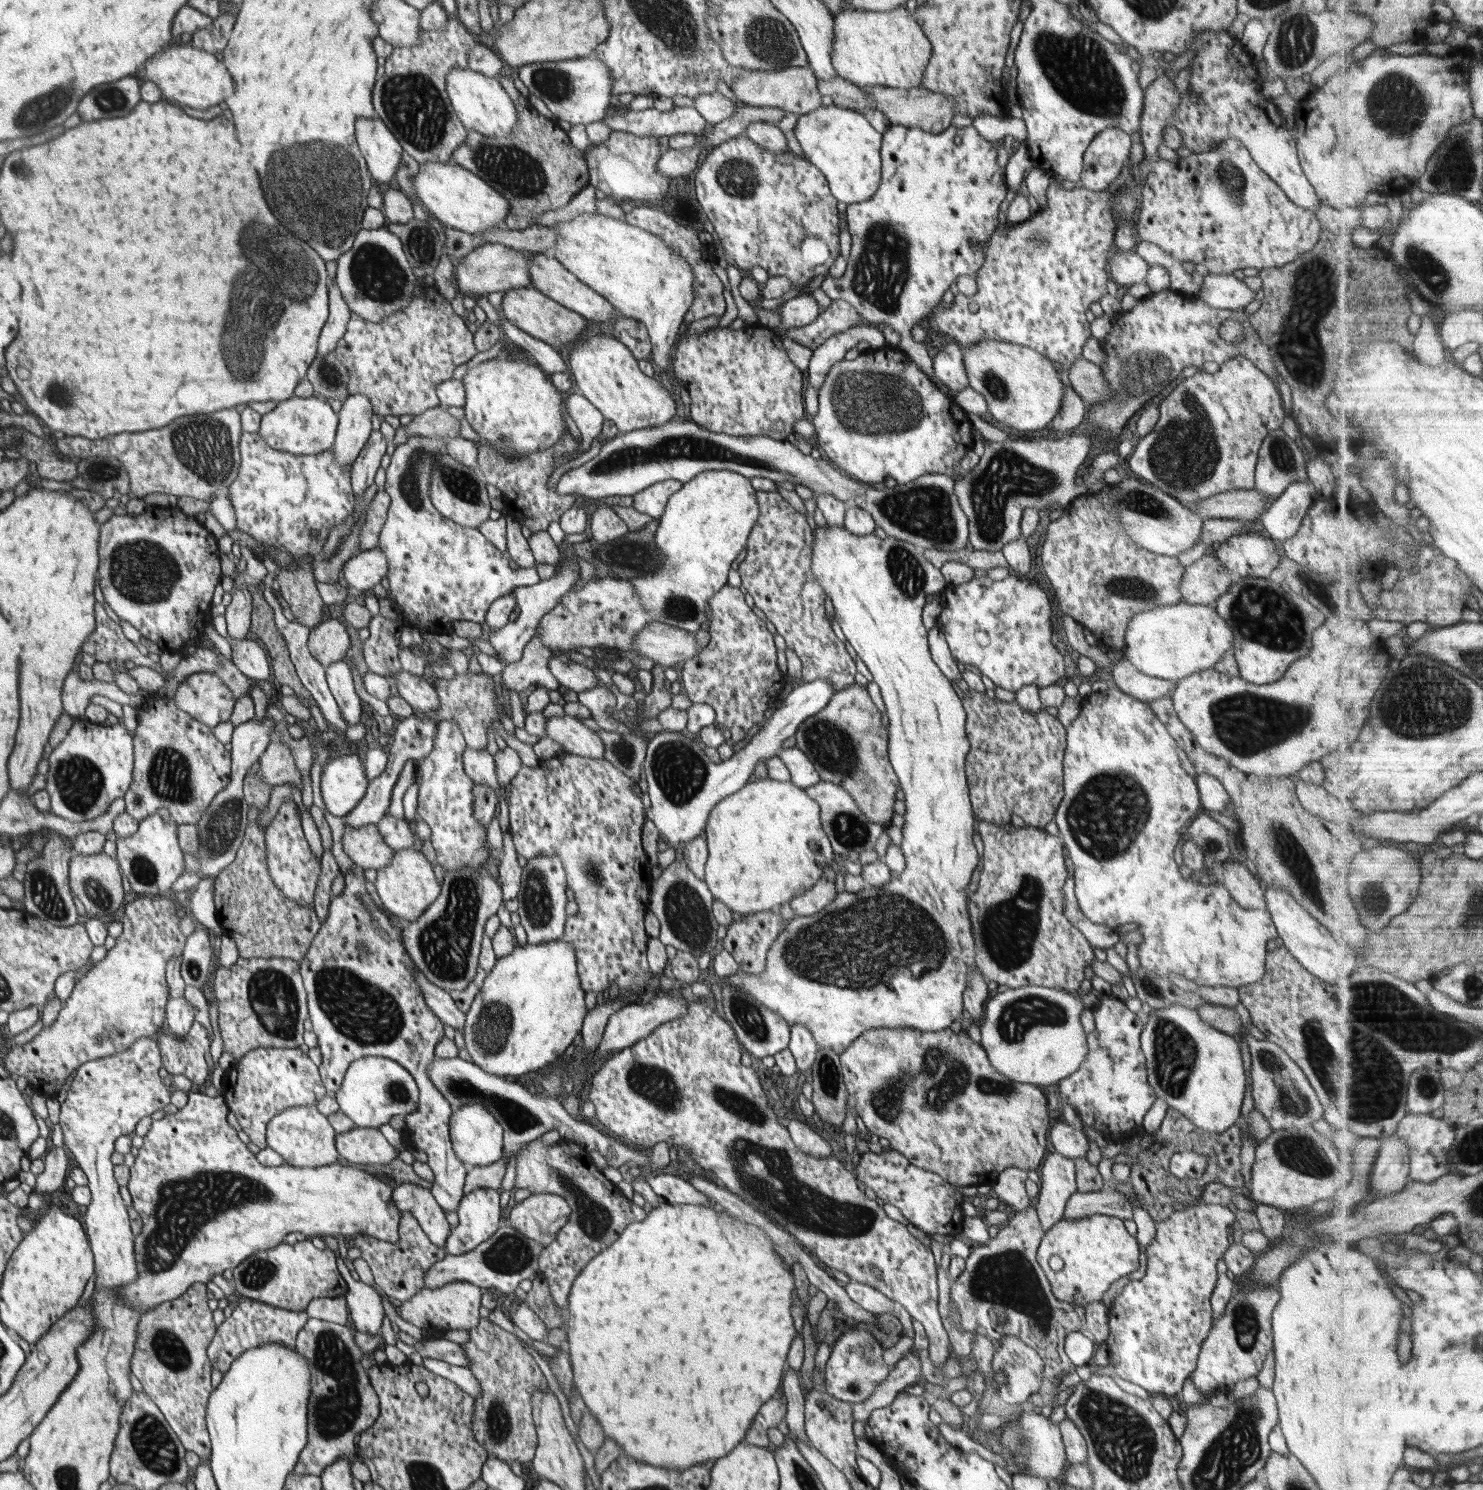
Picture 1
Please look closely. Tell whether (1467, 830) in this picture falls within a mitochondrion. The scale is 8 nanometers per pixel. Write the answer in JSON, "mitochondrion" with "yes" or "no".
{"mitochondrion":"no"}

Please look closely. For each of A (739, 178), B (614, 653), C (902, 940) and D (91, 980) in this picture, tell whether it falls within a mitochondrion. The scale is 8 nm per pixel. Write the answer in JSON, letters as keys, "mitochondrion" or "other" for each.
{"A":"mitochondrion","B":"other","C":"mitochondrion","D":"other"}

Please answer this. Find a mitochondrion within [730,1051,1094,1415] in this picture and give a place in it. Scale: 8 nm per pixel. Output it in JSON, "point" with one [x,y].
{"point":[1007,1281]}

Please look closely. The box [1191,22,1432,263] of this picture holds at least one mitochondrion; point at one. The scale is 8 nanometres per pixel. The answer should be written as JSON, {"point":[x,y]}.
{"point":[1395,105]}

